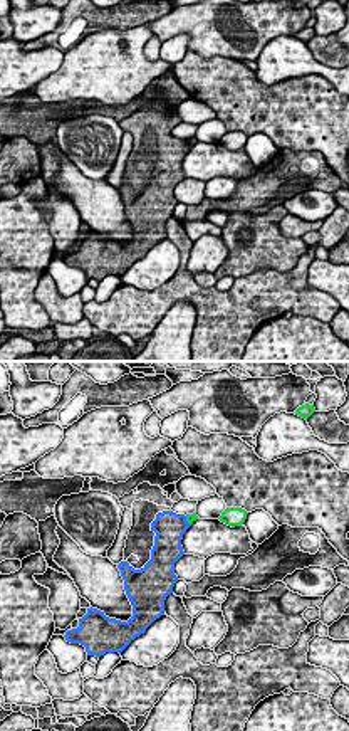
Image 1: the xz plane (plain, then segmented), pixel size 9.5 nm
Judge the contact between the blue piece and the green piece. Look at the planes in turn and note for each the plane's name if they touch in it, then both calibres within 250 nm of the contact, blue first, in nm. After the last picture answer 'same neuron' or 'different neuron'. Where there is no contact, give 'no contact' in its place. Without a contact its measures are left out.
xz | 280/90 nm

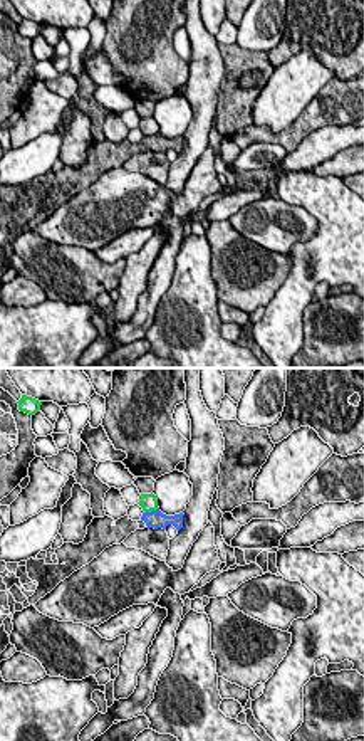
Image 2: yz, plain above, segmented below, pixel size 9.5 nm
yz | 160/160 nm

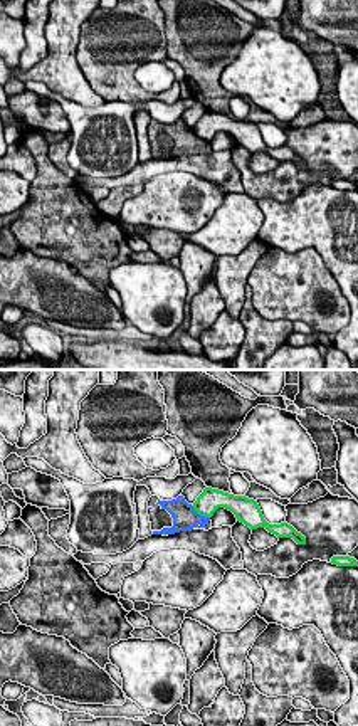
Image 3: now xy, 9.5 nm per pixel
xy | 240/220 nm

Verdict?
different neuron

